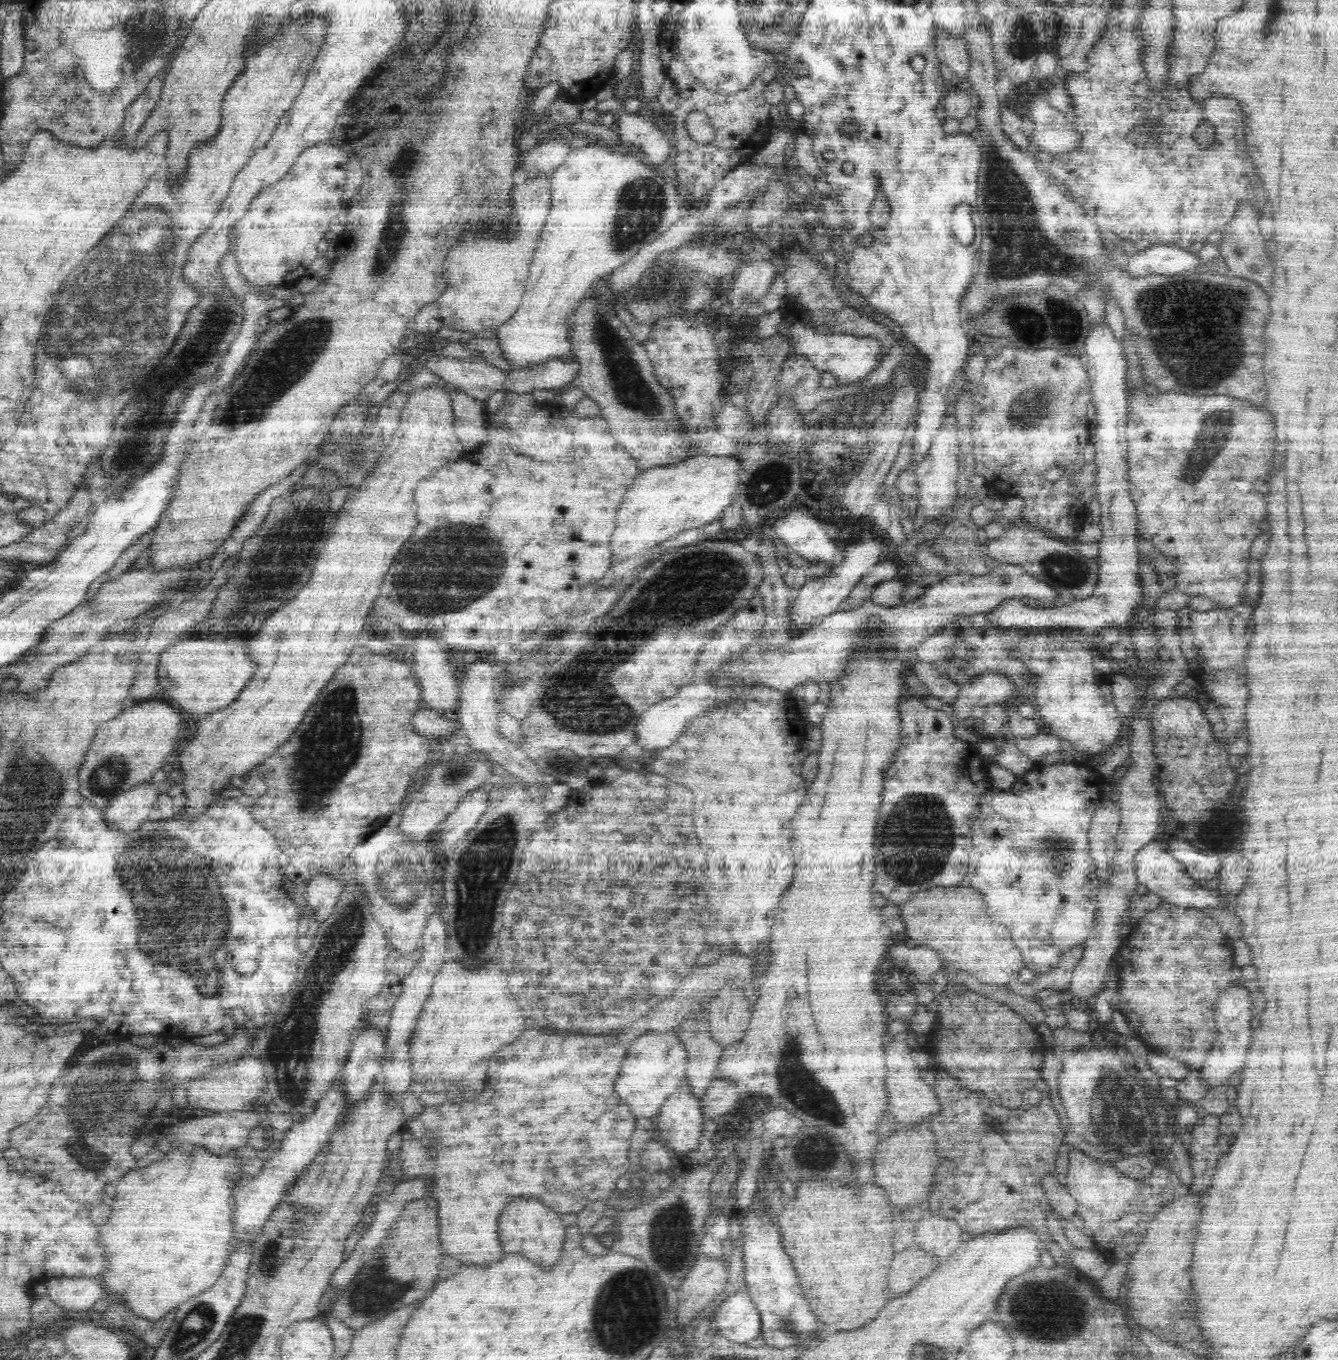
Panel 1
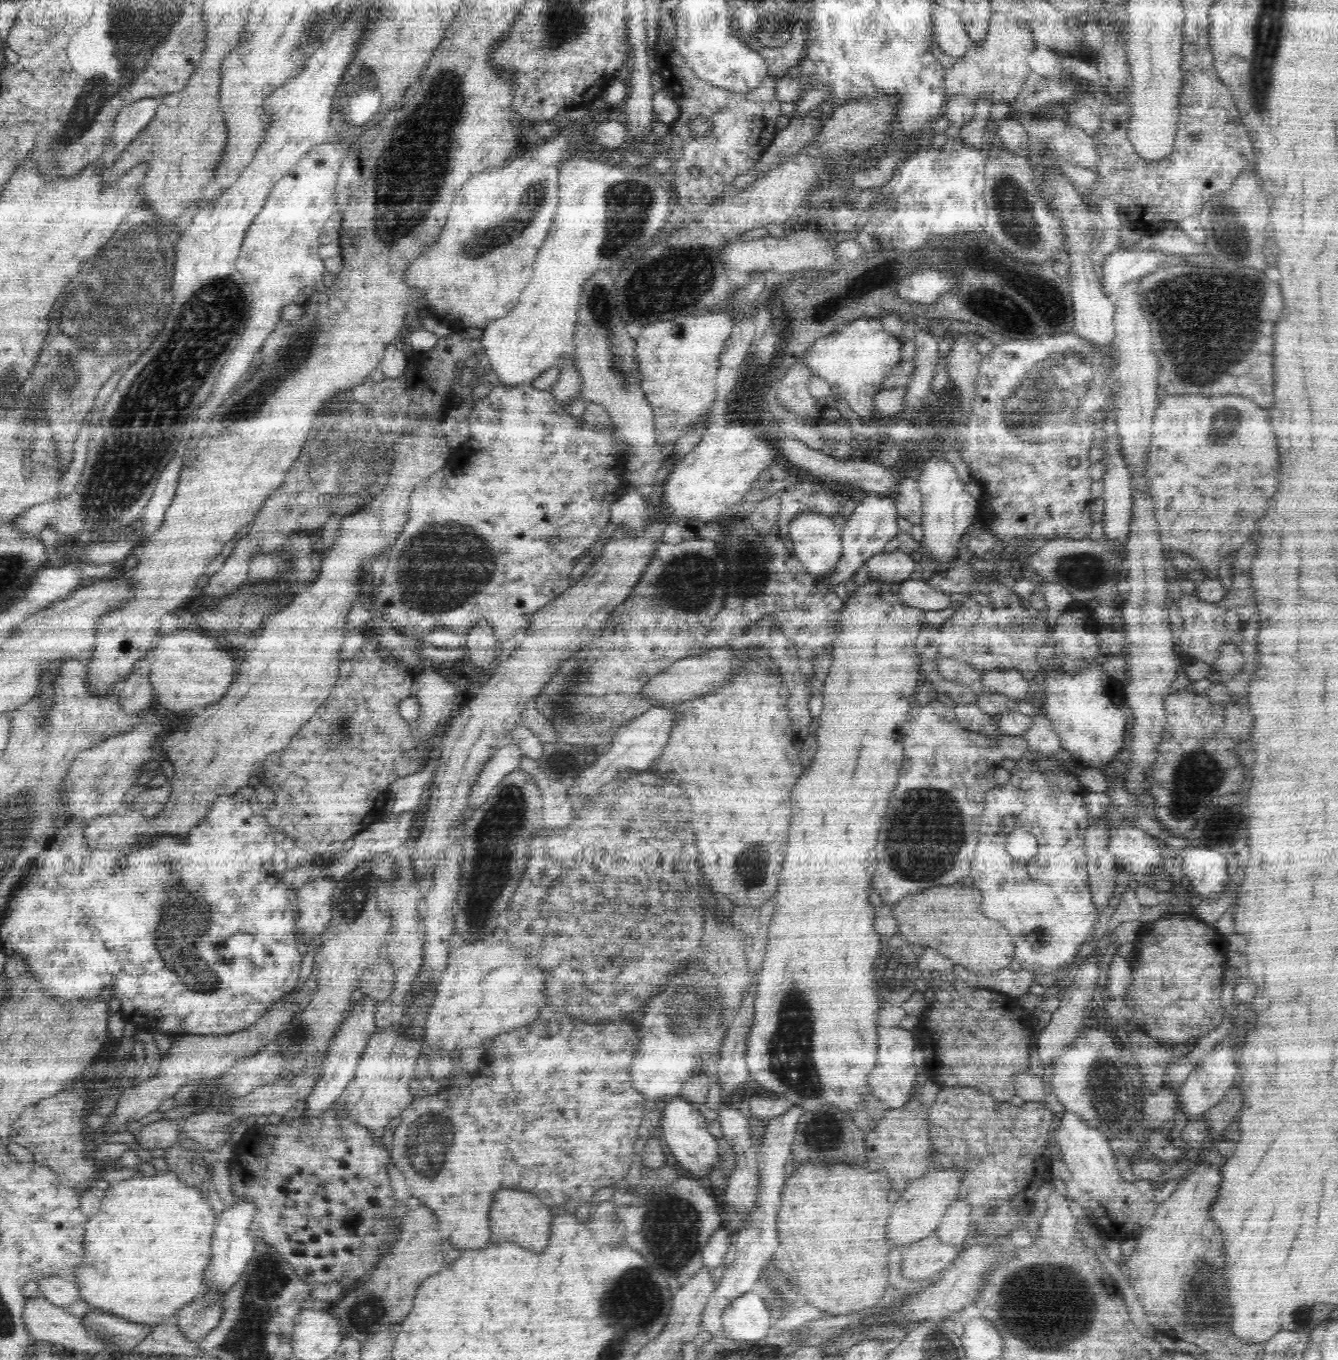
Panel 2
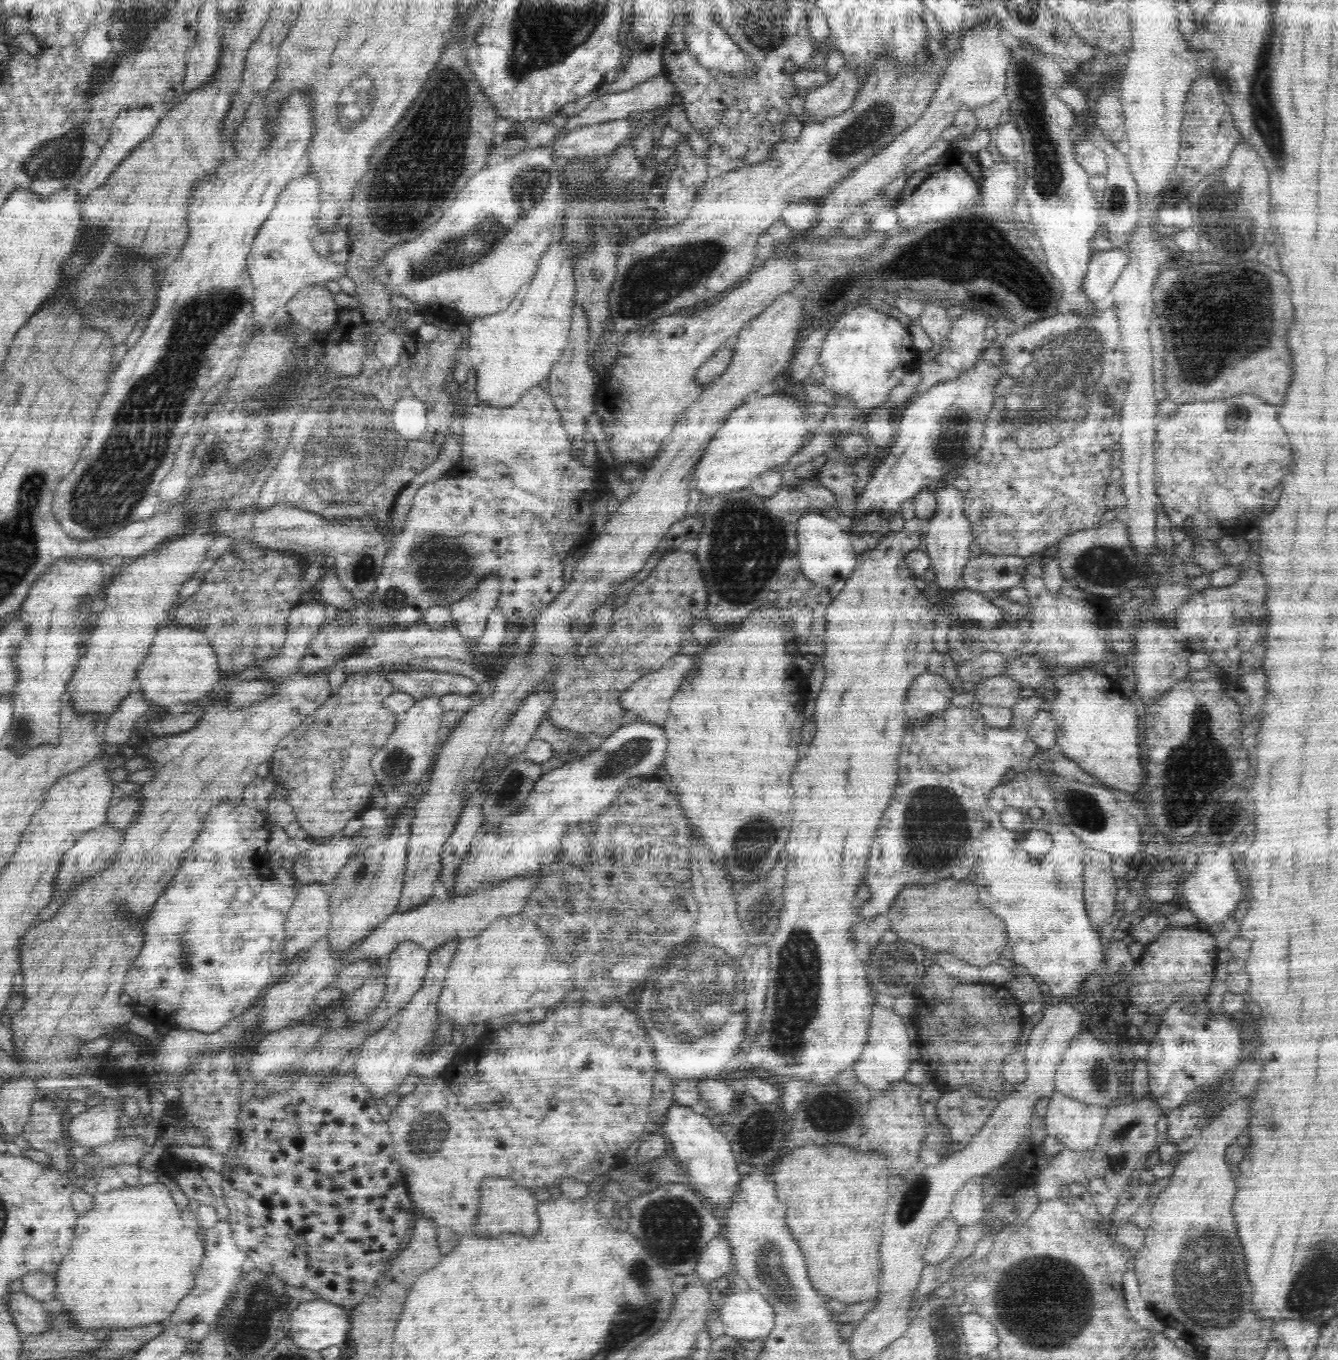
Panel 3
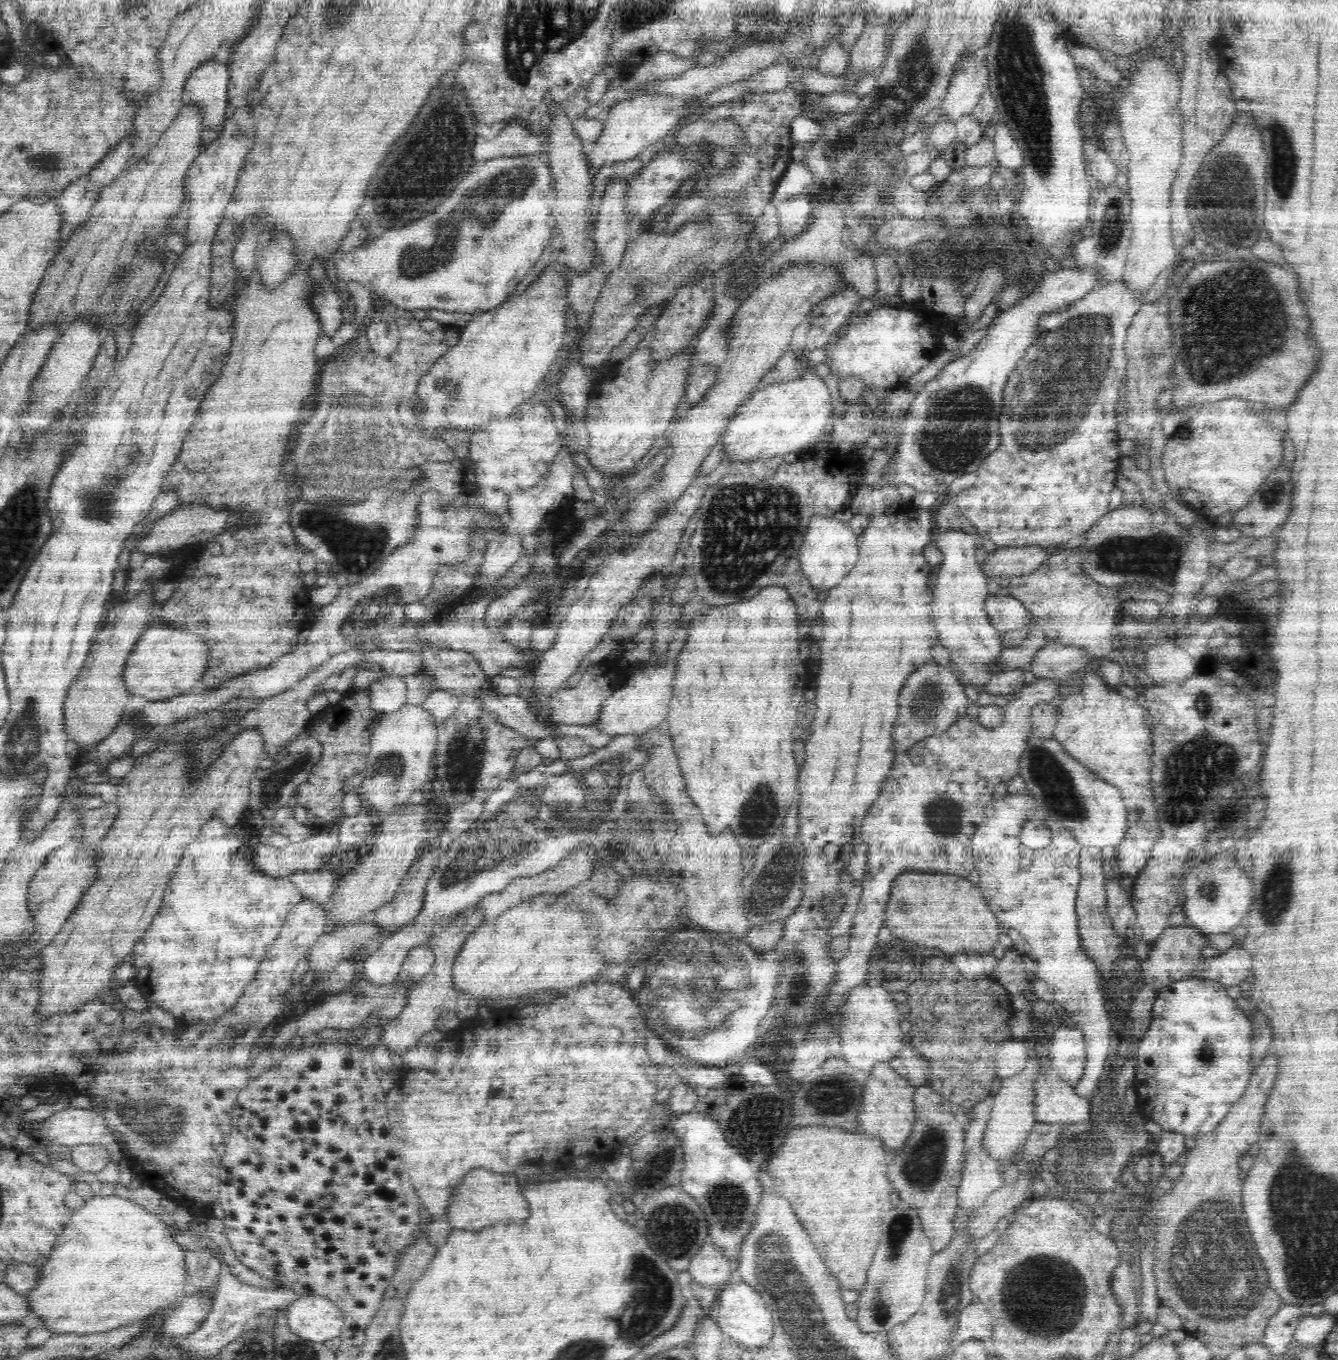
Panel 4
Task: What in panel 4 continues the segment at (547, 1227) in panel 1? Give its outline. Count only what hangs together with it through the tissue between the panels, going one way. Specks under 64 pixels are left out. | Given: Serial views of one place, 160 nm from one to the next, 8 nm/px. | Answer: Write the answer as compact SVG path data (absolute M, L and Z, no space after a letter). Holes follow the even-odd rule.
M478 1168L478 1170L472 1170L472 1174L466 1174L466 1180L454 1186L452 1202L446 1210L446 1216L454 1229L482 1230L500 1222L504 1224L526 1222L526 1218L530 1216L530 1210L514 1176L492 1174L488 1170Z

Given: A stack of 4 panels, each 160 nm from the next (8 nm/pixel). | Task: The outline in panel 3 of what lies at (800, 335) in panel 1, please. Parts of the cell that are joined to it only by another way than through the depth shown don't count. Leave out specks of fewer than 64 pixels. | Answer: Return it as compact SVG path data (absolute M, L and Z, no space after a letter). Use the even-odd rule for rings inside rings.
M864 304L860 308L850 308L837 317L827 332L817 358L817 364L825 372L822 387L852 399L860 419L864 416L864 410L869 412L886 404L892 388L905 374L915 370L921 353L914 347L907 325Z

